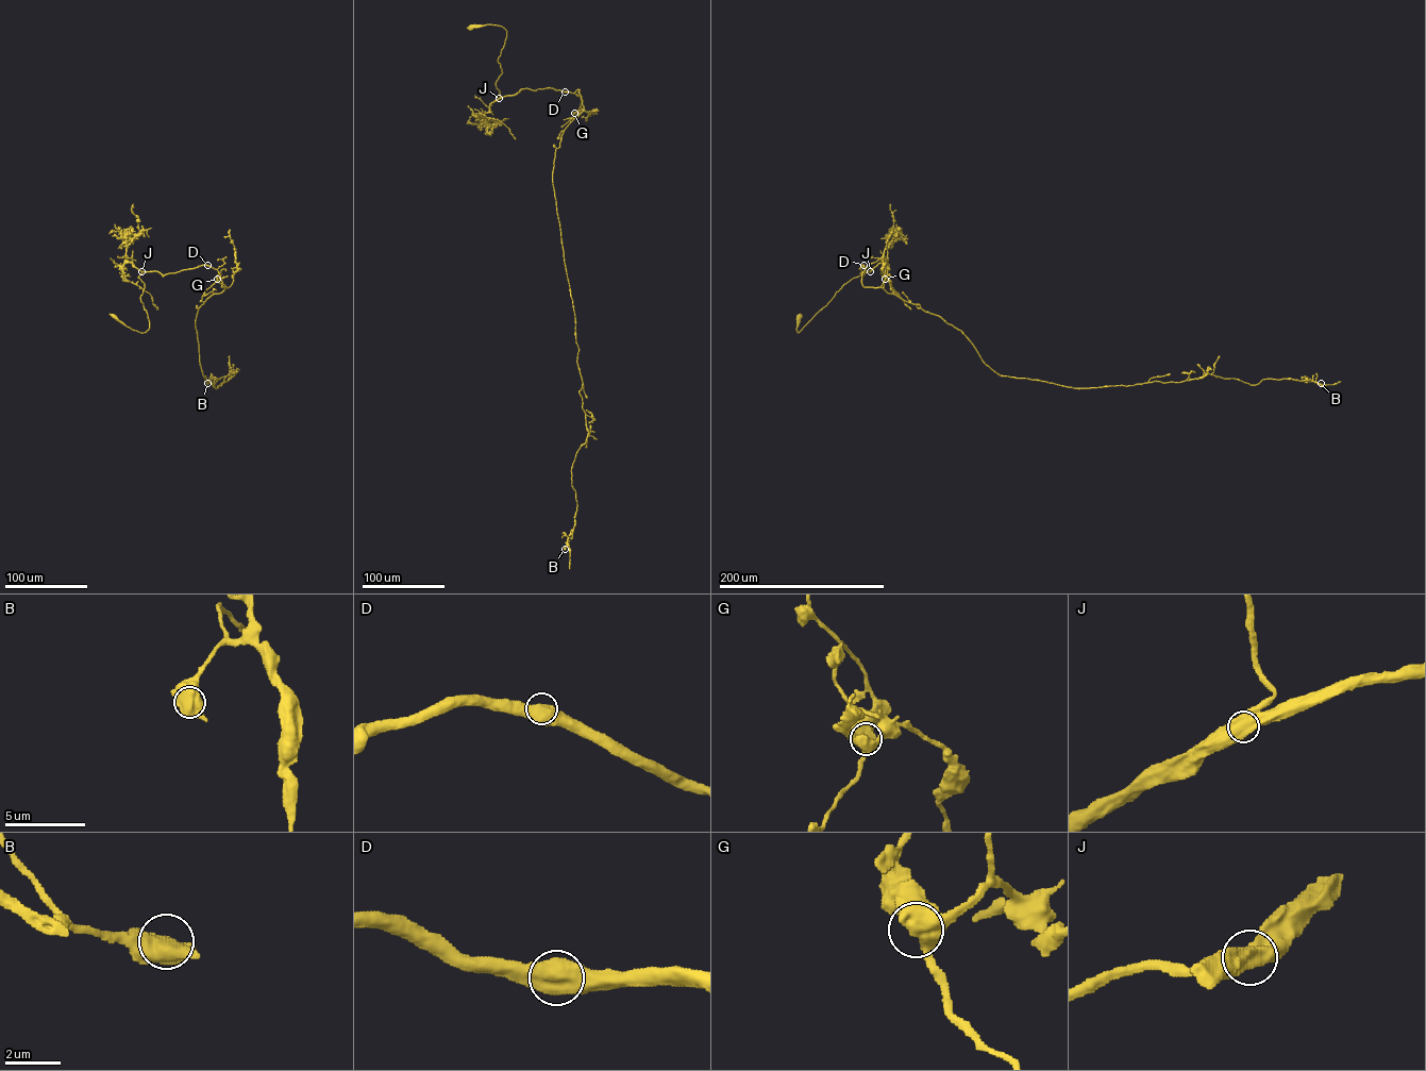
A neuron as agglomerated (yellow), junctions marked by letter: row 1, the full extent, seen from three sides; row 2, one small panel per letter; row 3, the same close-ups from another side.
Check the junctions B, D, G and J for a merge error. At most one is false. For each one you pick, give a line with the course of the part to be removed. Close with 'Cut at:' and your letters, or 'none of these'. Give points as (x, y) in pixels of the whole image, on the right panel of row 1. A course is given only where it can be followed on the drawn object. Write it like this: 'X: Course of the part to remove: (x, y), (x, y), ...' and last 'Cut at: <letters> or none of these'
Cut at: none of these

